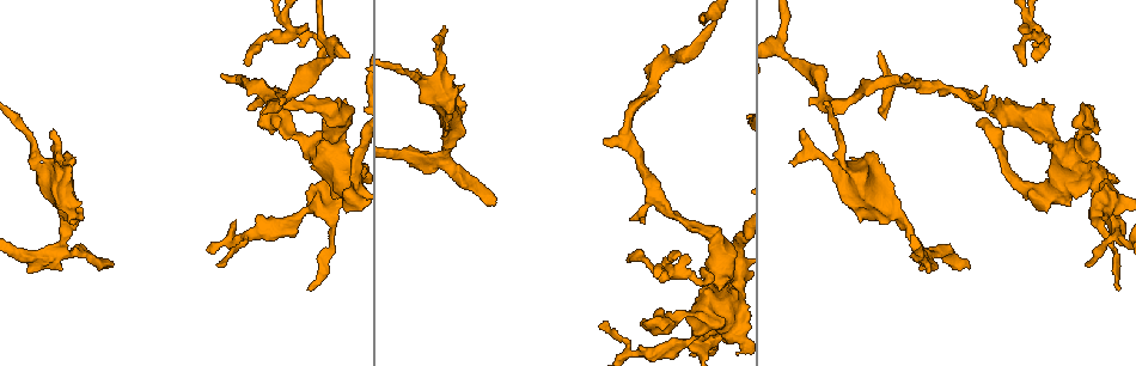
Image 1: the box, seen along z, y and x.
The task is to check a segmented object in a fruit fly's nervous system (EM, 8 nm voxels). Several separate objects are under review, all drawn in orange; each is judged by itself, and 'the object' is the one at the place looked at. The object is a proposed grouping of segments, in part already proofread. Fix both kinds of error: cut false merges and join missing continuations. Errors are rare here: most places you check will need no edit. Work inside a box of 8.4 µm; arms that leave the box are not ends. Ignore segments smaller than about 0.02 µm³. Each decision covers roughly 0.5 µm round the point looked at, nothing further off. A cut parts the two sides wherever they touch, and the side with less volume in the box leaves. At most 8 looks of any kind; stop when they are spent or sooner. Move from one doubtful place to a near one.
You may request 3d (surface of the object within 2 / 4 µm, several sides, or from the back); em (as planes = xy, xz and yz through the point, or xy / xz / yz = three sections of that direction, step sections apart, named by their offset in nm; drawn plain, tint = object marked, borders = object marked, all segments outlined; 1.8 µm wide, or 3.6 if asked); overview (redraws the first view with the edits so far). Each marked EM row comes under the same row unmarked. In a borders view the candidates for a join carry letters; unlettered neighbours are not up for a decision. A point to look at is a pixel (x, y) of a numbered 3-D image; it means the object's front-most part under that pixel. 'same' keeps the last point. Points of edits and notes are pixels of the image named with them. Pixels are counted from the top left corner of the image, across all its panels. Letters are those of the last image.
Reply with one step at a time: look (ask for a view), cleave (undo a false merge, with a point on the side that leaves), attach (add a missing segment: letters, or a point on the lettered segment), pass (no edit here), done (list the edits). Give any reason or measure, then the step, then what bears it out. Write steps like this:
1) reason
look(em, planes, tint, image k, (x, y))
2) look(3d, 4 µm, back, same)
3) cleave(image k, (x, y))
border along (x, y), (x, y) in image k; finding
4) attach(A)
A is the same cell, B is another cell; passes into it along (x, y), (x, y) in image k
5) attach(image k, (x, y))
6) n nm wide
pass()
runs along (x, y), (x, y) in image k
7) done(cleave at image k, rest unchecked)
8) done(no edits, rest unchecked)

thin neck
look(3d, 2 µm, image 1, (1109, 205))

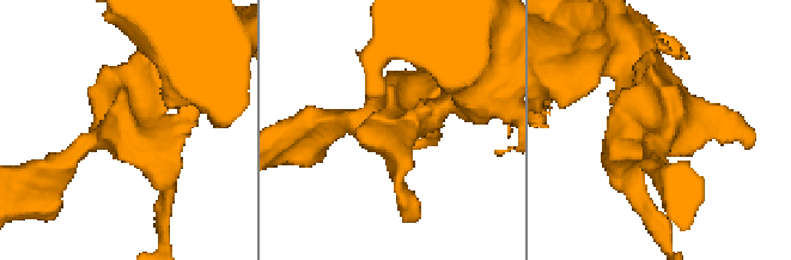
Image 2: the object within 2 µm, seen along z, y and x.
look(em, planes, borders, image 2, (122, 131))

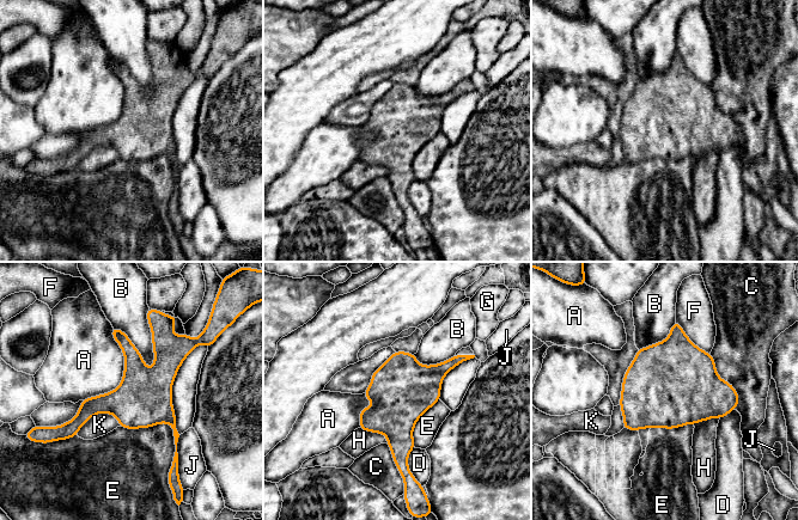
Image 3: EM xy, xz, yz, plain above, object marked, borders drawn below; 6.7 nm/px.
pass()
A, B, C, D, E, F, G, H, J and K are other cells; border along (111, 325), (122, 380), (83, 401) in image 3; continuous, no second neuron

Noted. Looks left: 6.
branch point
look(3d, 2 µm, back, image 1, (674, 275))

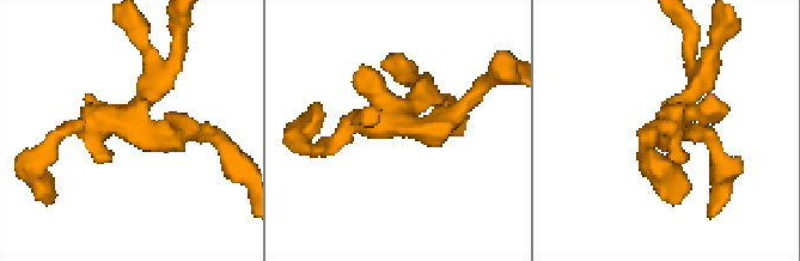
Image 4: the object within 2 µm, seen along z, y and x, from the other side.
look(em, planes, borders, image 4, (670, 122))

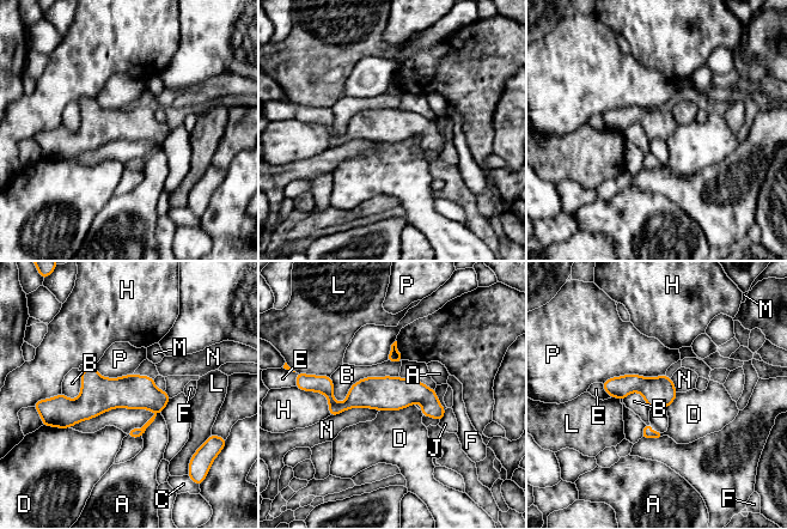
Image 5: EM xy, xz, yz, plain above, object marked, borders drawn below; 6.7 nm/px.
pass()
A, B, C, D, E, F, H, J, L, M, N and P are other cells; border along (414, 402), (400, 409), (379, 412) in image 5; all the same neuron

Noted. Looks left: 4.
free end
look(3d, 4 µm, image 1, (872, 152))

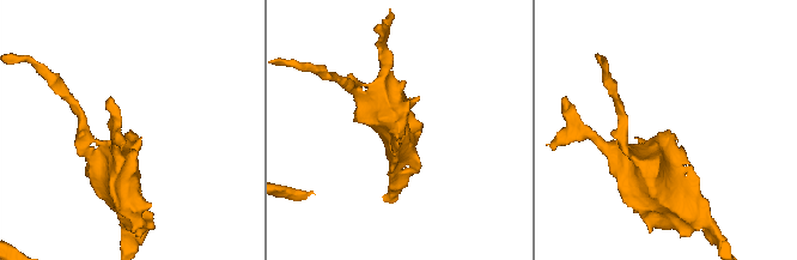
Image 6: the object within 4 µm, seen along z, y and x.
look(em, planes, borders, image 6, (669, 132))

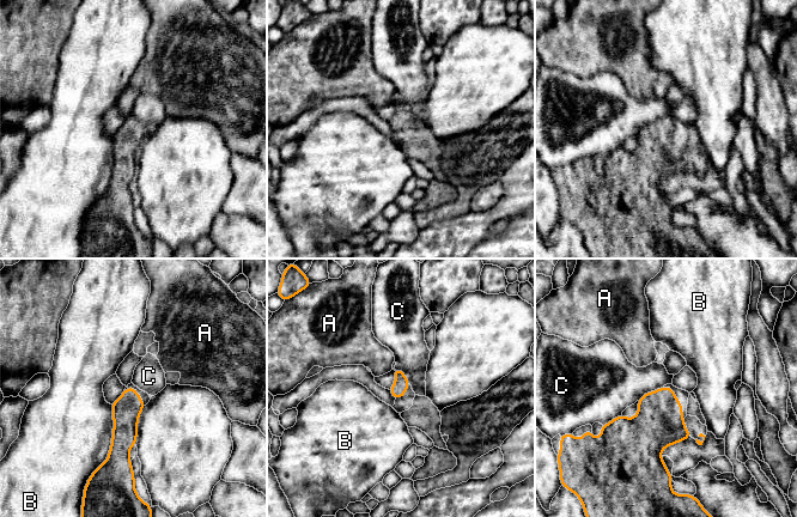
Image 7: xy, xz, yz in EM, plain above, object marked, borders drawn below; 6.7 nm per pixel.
pass()
A, B and C are other cells; no lettered segment goes on from it

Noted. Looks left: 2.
look(em, xy, step 8, borders, image 1, (792, 162))

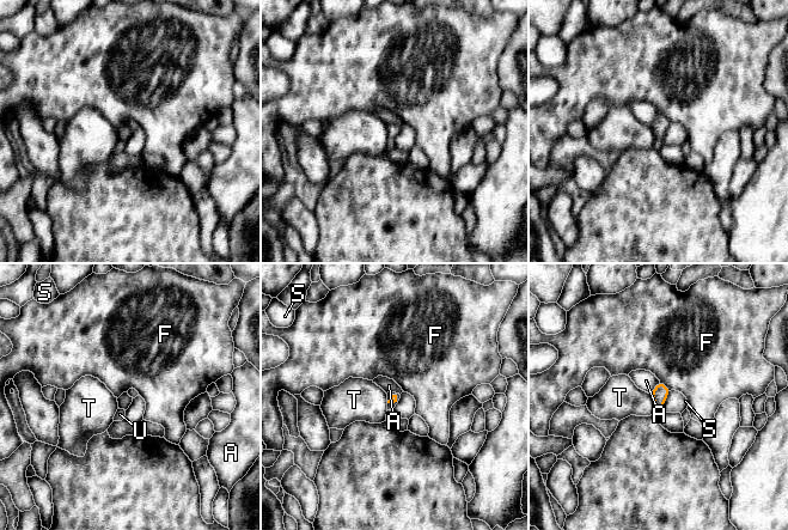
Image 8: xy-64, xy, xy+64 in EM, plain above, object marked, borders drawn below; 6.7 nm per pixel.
cut it another way
look(em, planes, borders, same)

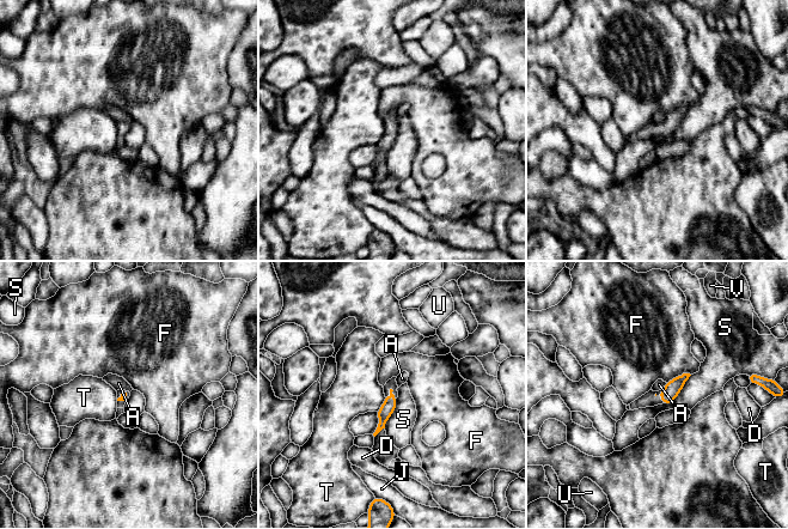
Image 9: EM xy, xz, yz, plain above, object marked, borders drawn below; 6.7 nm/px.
pass()
A, D, F, J, S, T, U and V are other cells; no lettered segment goes on from it

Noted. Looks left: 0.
done(no edits, rest unchecked)

